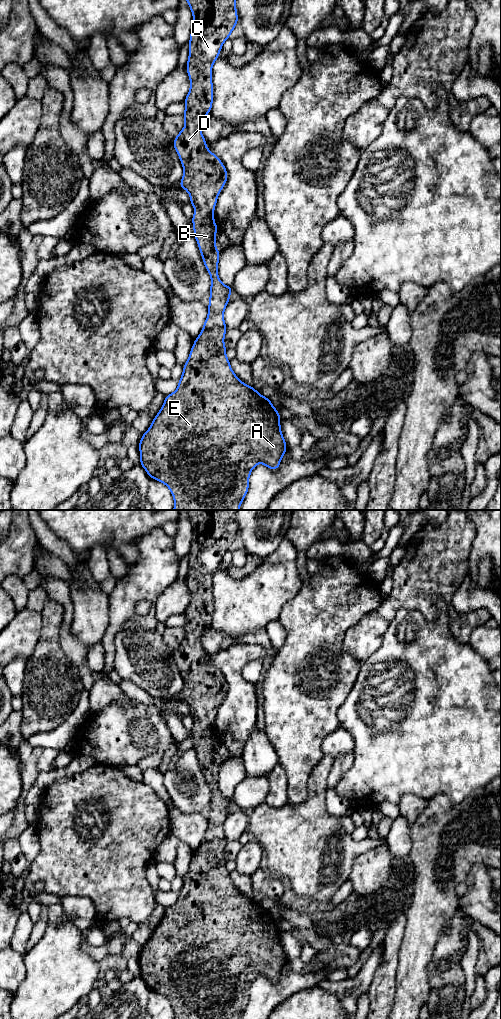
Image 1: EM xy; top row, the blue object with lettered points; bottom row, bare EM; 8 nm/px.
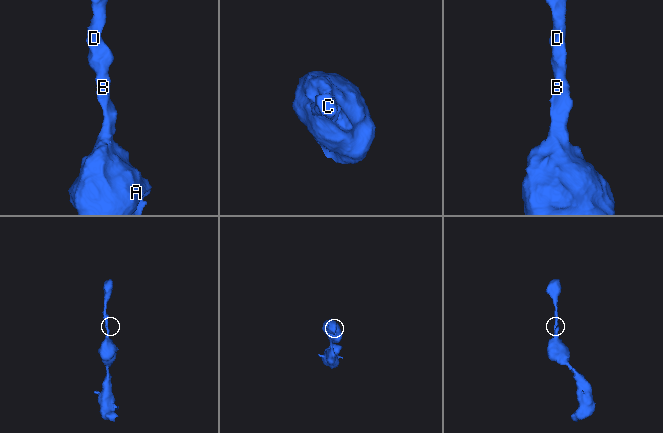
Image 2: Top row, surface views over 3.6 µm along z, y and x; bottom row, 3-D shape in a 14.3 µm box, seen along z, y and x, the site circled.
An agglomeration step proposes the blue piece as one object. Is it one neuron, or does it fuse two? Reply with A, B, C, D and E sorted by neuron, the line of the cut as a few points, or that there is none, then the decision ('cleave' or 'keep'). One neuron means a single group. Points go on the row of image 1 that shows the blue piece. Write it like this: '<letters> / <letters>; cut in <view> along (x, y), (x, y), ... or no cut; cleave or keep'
A B C D E; no cut; keep

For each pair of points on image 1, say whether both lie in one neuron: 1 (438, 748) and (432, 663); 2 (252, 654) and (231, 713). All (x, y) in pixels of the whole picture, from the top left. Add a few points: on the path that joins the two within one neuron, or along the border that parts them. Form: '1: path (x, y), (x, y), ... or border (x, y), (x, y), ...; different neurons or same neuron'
1: path (438, 727), (432, 720), (432, 684); same neuron
2: path (237, 666), (236, 698); same neuron

